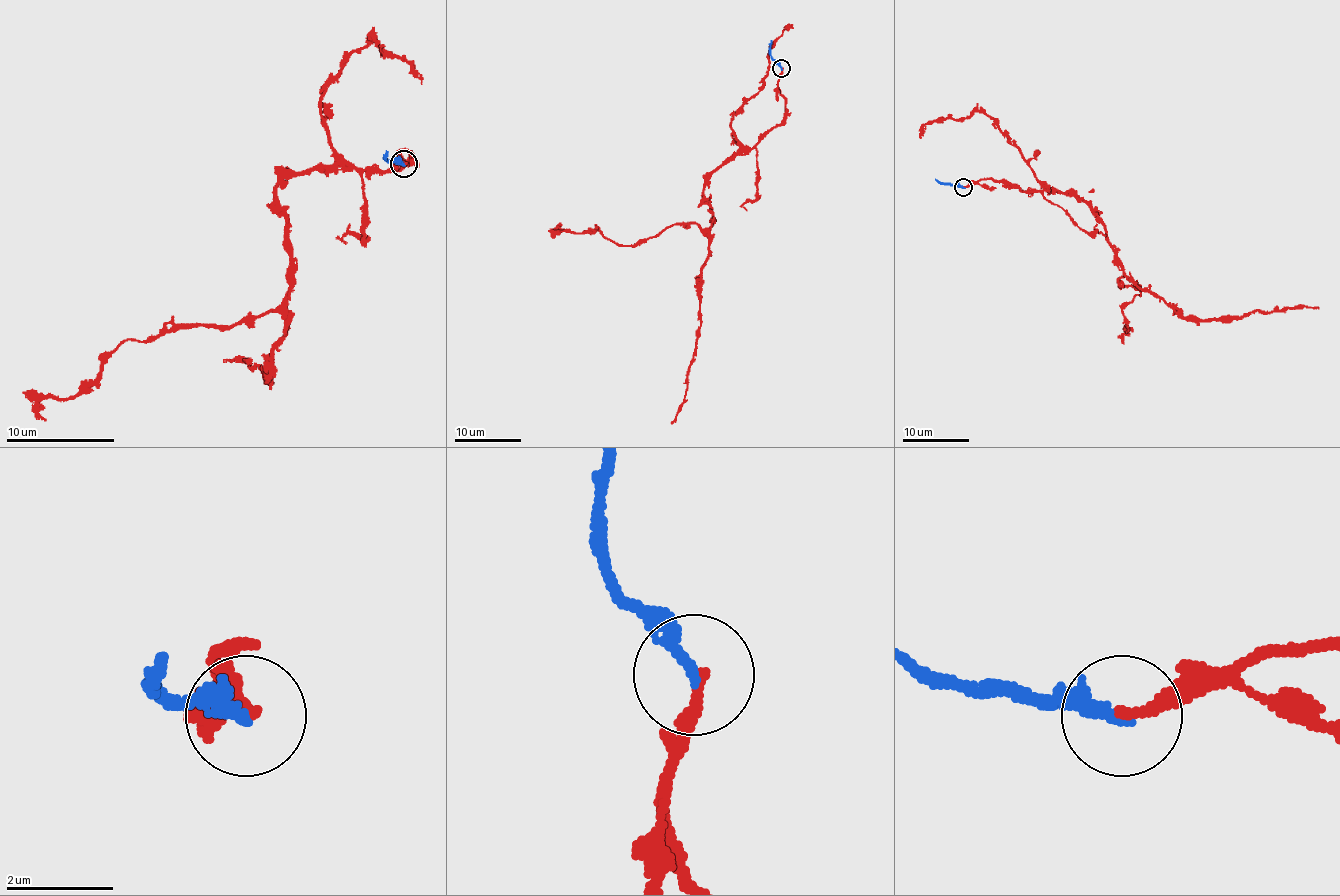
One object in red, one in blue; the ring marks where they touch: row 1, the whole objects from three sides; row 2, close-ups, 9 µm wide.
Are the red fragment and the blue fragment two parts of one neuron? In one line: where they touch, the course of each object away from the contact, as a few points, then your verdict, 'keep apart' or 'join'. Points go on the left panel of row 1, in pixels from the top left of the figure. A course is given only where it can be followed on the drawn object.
place (404, 164); course red (404, 163), (401, 150), (399, 169), (307, 169), (279, 182), (290, 288), (271, 380), (223, 358); course blue (404, 163), (385, 158), (385, 150); join

